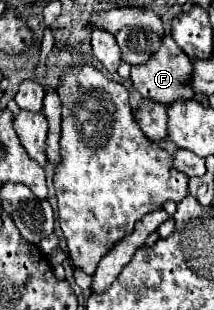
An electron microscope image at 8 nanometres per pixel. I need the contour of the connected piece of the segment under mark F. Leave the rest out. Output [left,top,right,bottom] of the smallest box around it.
[131,36,195,106]

